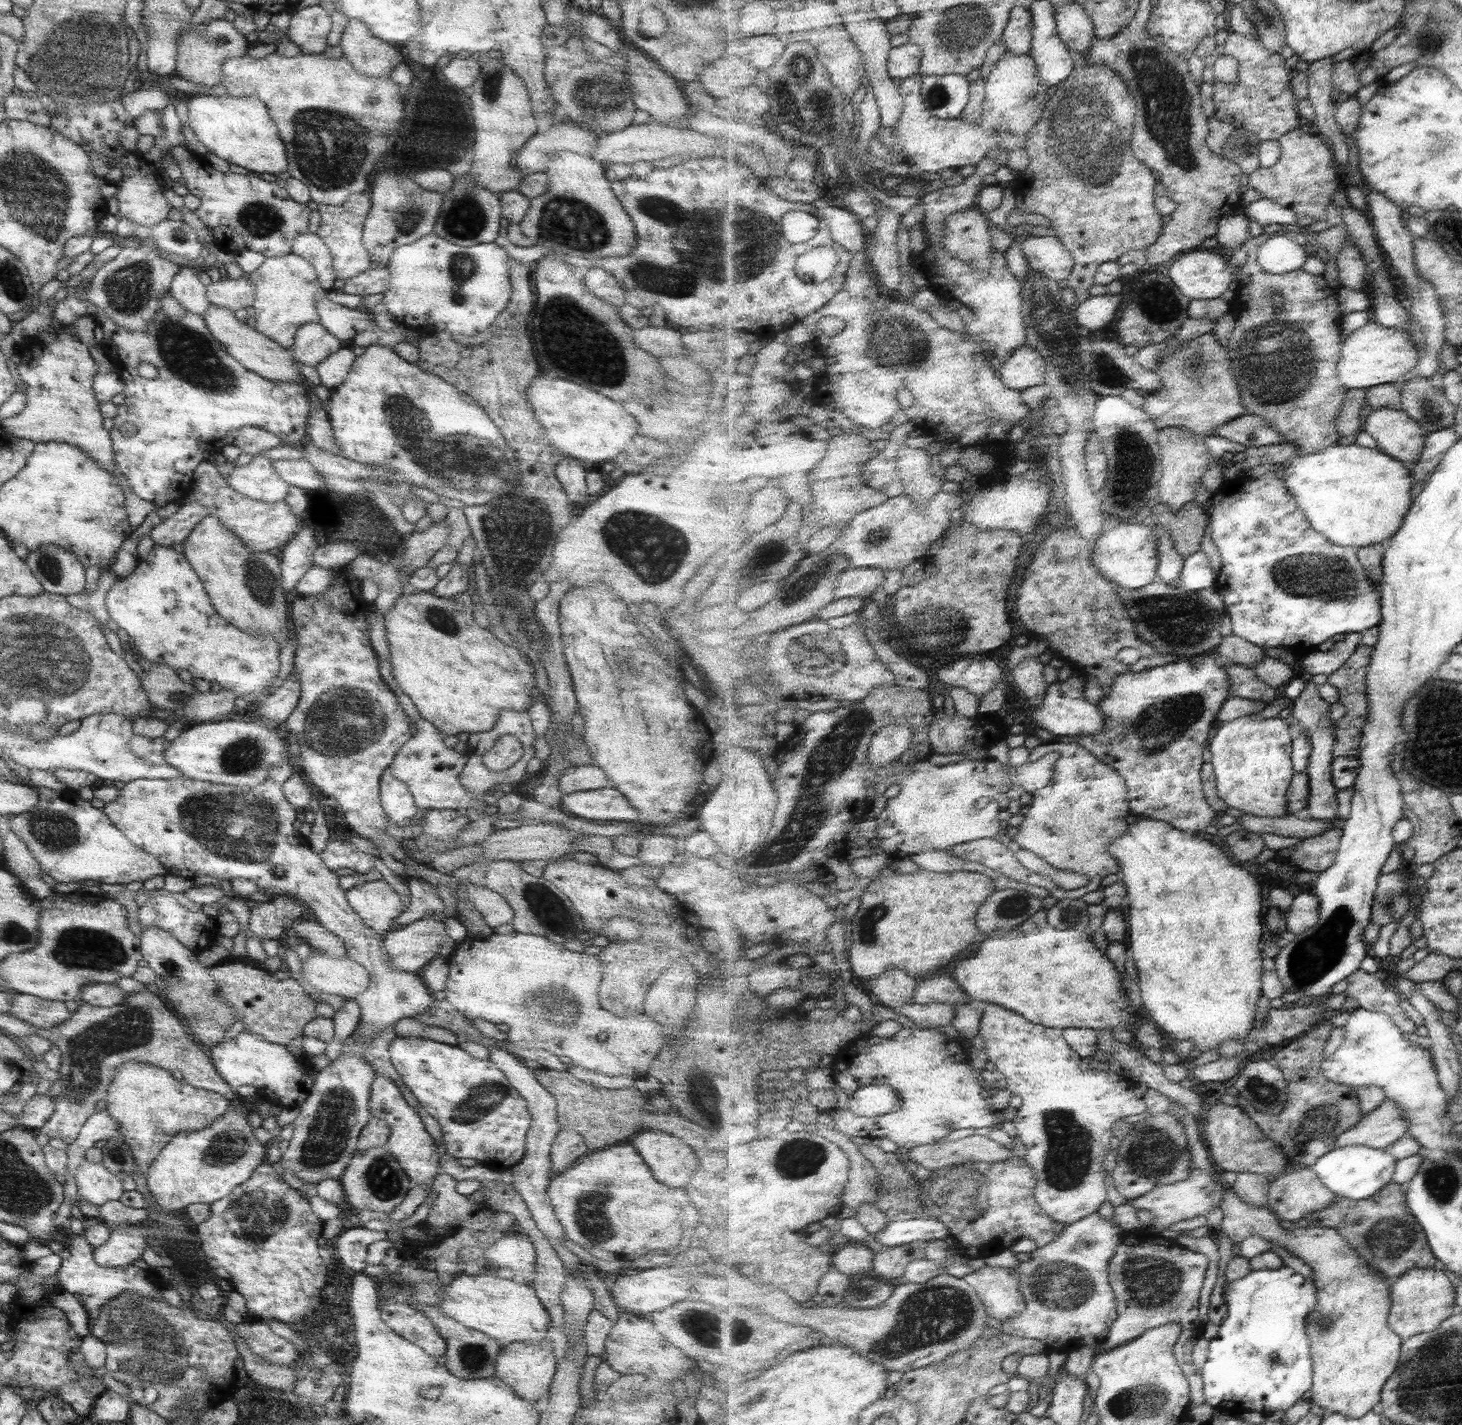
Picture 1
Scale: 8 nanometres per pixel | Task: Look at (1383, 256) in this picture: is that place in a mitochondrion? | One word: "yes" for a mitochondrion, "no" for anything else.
no

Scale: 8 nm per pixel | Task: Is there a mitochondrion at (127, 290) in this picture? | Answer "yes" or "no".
yes

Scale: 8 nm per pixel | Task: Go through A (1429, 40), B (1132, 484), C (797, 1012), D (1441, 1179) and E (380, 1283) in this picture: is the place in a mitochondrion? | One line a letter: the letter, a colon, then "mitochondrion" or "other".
A: mitochondrion
B: mitochondrion
C: other
D: mitochondrion
E: other

